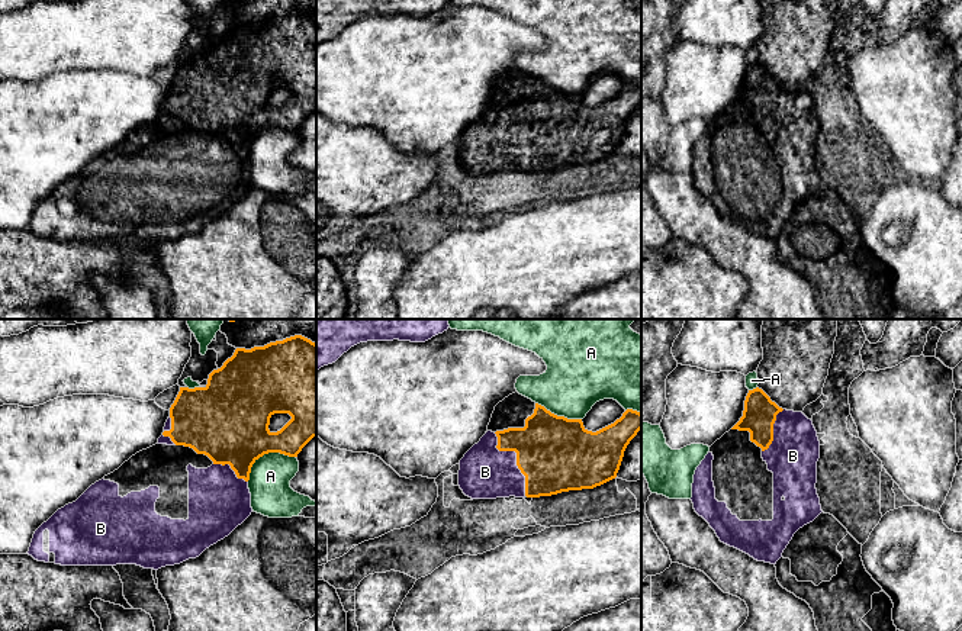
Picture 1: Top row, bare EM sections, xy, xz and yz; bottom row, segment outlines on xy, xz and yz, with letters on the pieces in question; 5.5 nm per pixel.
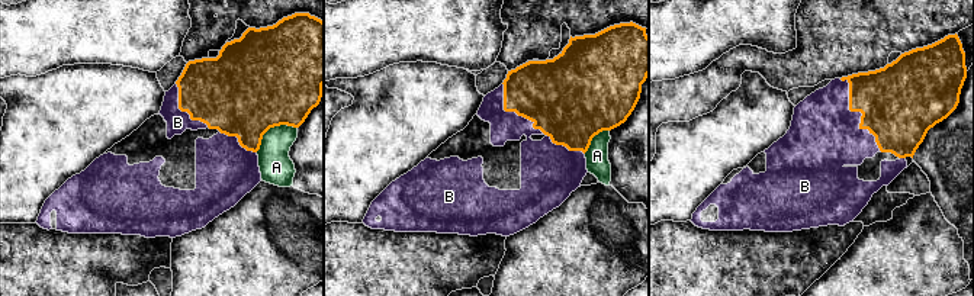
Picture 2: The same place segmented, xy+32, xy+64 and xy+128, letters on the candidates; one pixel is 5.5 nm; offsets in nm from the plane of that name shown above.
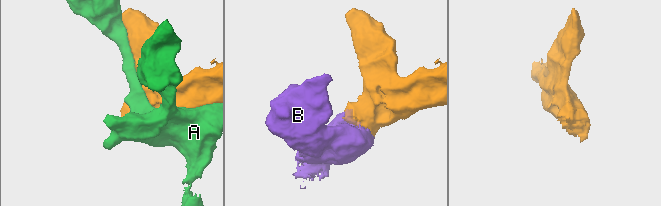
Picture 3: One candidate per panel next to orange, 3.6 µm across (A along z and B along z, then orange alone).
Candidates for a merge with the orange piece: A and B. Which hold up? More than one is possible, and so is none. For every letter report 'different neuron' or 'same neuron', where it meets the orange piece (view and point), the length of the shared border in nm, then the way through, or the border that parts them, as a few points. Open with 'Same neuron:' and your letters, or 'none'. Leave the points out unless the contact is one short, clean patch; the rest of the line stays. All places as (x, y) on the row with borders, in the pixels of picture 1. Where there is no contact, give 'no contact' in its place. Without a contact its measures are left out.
Same neuron: B
A: different neuron; contact xy (266, 453); length 300 nm
B: same neuron; contact xz (517, 457); length 400 nm

